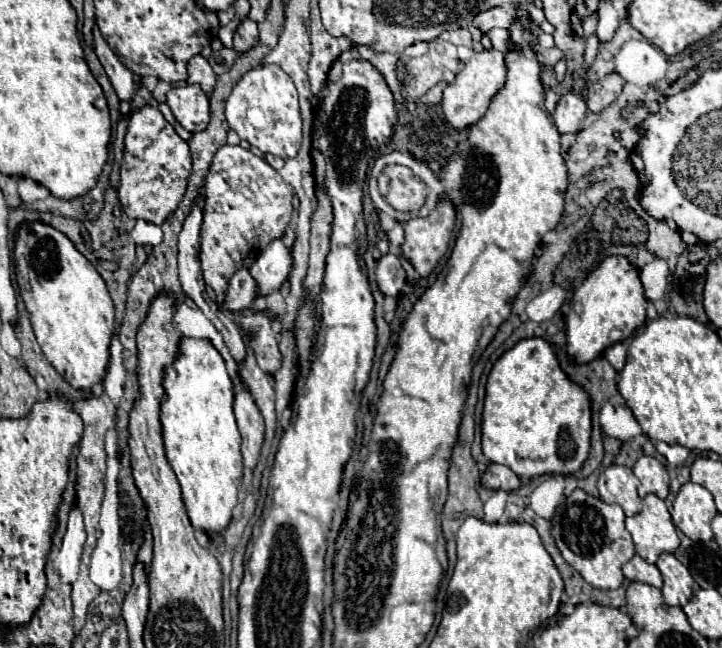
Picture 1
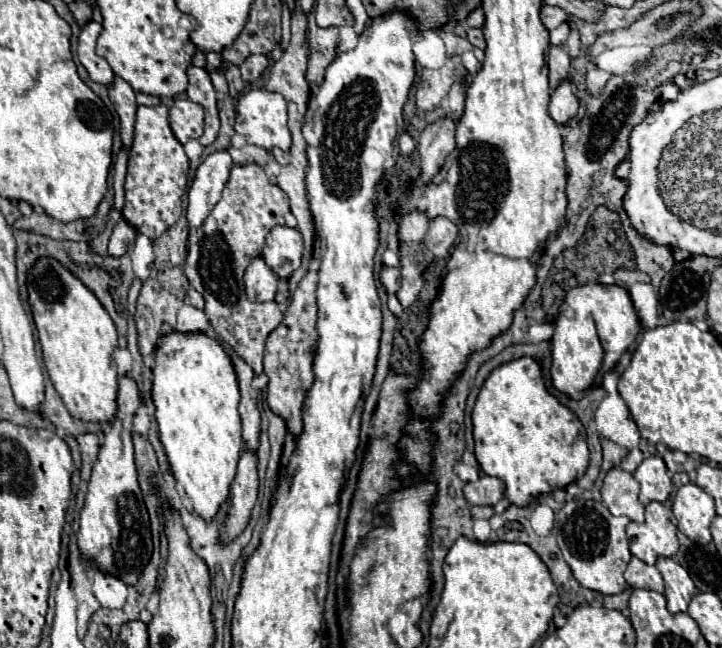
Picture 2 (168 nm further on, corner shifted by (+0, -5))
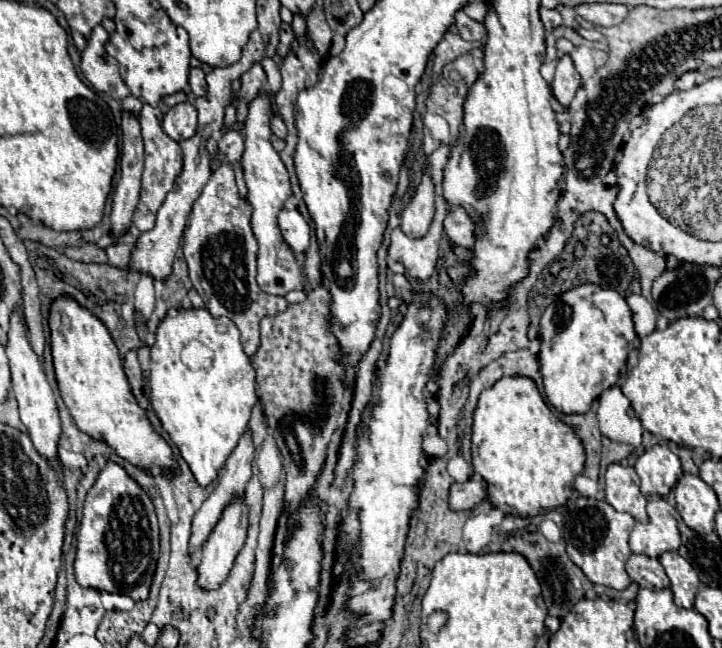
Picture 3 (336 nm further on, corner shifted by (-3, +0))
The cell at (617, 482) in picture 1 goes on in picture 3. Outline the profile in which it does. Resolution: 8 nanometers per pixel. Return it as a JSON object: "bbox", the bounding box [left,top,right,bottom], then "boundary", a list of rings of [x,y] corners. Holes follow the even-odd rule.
{"bbox":[605,463,647,523],"boundary":[[[613,463],[605,473],[605,495],[607,503],[617,511],[631,513],[637,521],[647,523],[647,499],[639,491],[639,477],[633,467]]]}

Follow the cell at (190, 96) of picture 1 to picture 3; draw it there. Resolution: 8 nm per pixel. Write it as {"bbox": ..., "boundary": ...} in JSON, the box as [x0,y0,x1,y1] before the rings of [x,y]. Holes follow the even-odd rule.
{"bbox":[161,103,197,143],"boundary":[[[179,103],[165,113],[161,127],[173,141],[181,143],[181,141],[195,135],[197,109],[191,103]]]}

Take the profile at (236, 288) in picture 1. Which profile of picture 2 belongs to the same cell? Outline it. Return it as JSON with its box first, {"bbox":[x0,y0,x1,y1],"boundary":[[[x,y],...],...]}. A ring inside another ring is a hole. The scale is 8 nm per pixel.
{"bbox":[244,258,278,302],"boundary":[[[256,258],[256,260],[252,260],[252,264],[248,266],[248,270],[244,274],[244,286],[246,286],[248,300],[252,300],[252,302],[272,302],[274,294],[276,294],[278,278],[266,266],[266,262],[262,258]]]}

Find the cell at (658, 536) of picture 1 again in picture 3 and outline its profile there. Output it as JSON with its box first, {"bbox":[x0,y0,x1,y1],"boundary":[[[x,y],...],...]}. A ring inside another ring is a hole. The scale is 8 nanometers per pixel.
{"bbox":[629,499,681,557],"boundary":[[[665,499],[647,503],[647,523],[635,523],[629,547],[633,553],[641,553],[647,557],[659,557],[665,551],[677,551],[681,545],[679,529],[677,529],[677,509],[669,505]]]}

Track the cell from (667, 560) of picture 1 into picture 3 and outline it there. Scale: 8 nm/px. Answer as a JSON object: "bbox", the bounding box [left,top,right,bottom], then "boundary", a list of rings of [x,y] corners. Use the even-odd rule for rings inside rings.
{"bbox":[659,551,699,609],"boundary":[[[677,551],[663,553],[659,561],[665,567],[667,577],[671,579],[671,591],[675,595],[675,605],[683,609],[693,609],[693,601],[699,589],[697,571]]]}

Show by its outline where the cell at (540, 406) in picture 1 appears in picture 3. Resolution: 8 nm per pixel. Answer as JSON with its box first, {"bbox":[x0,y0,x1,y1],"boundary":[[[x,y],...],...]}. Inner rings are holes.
{"bbox":[471,377,585,517],"boundary":[[[503,377],[481,393],[473,415],[471,453],[475,473],[479,473],[487,483],[489,503],[505,515],[519,517],[545,515],[557,507],[563,507],[571,497],[573,479],[583,471],[585,465],[585,451],[579,437],[569,425],[553,415],[539,395],[537,385],[529,377]]]}

